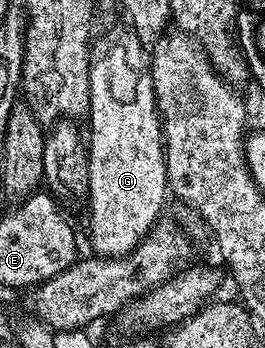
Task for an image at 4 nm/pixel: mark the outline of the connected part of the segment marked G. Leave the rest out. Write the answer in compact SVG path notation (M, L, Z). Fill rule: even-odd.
M128 27L117 28L106 36L101 36L92 41L91 55L89 57L89 132L87 128L87 147L89 149L89 240L98 257L125 256L153 229L162 215L161 207L165 204L165 196L170 195L169 179L167 178L167 166L165 165L165 145L163 143L163 121L157 110L157 95L153 89L153 70L150 57L147 55L146 45L141 43L137 33Z

